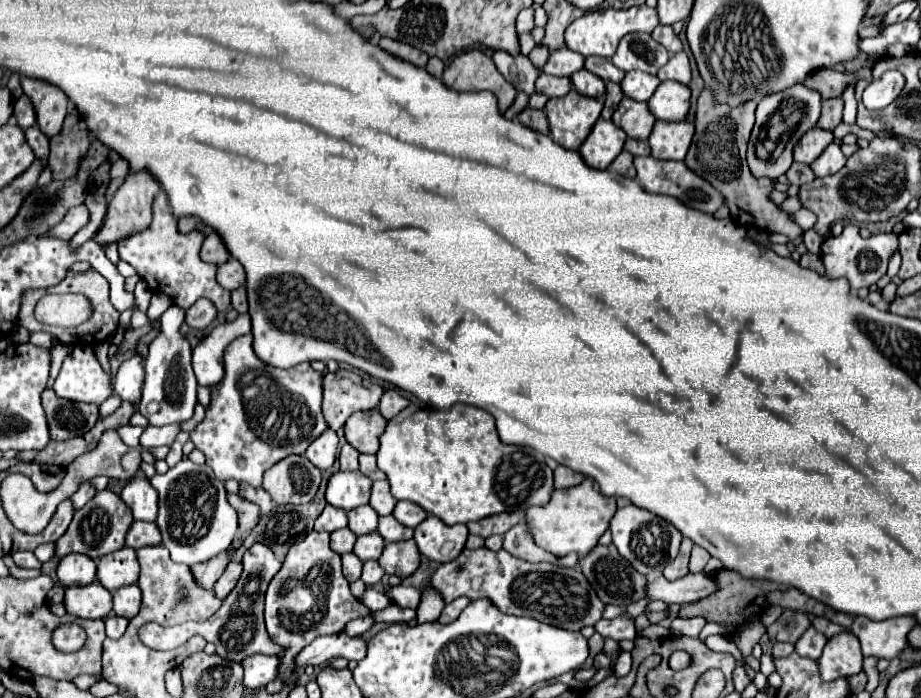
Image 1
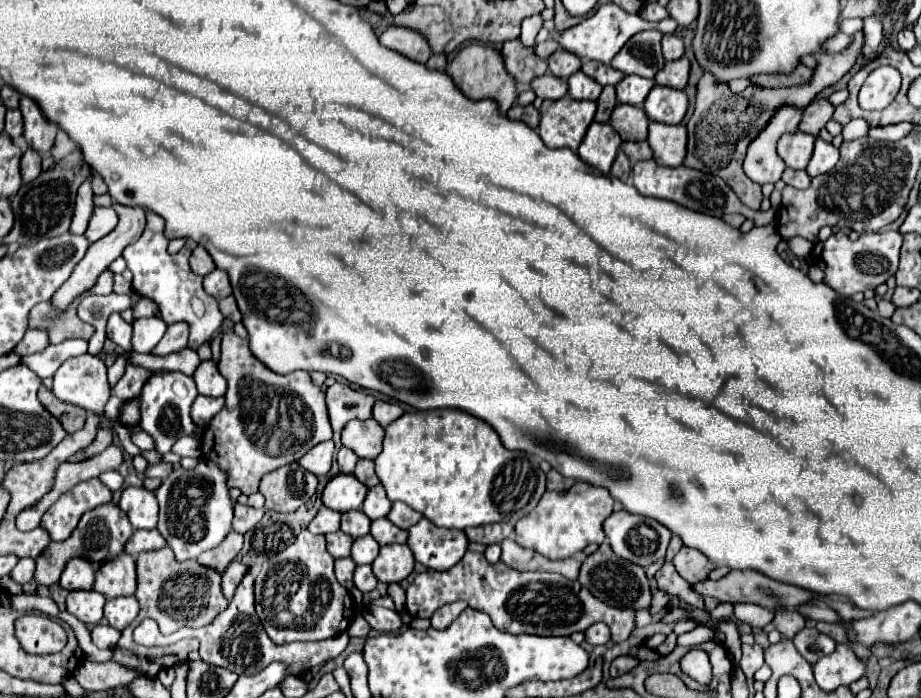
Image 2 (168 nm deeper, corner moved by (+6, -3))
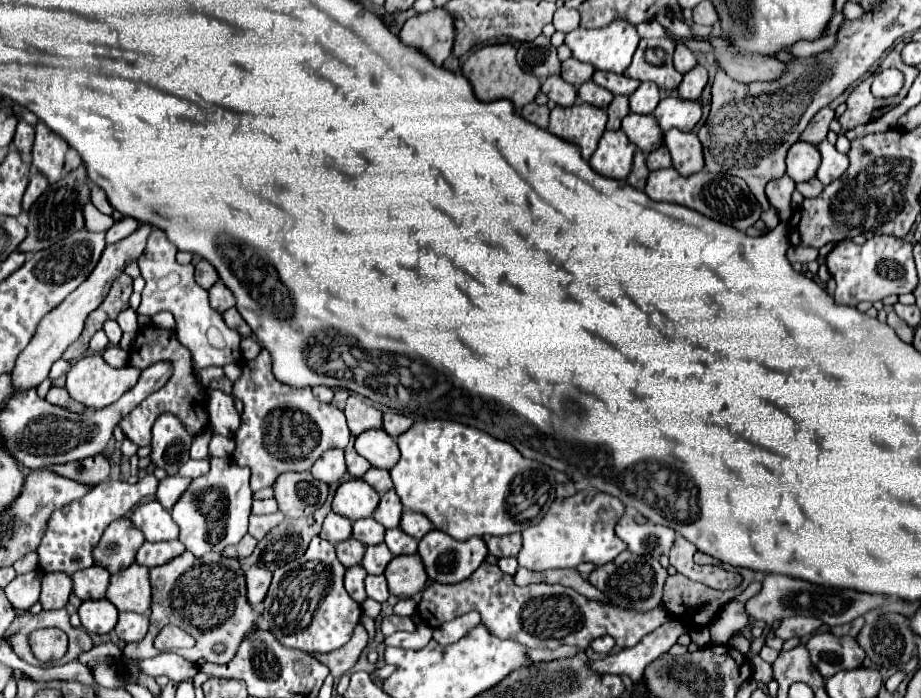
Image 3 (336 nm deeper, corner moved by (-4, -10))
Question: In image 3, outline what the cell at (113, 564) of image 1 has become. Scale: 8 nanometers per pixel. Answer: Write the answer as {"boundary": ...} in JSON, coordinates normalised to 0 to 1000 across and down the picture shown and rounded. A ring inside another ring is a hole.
{"boundary":[[[144,807],[142,812],[125,821],[116,844],[116,858],[129,875],[162,878],[162,867],[164,867],[162,815]]]}

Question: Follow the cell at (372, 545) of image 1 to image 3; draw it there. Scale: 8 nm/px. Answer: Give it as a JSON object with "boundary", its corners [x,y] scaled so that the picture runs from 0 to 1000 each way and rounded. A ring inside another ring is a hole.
{"boundary":[[[412,778],[412,781],[398,784],[392,809],[396,812],[398,821],[403,821],[403,824],[414,824],[425,801],[427,801],[427,795],[425,795],[425,789],[420,787],[420,781],[418,781],[418,778]]]}

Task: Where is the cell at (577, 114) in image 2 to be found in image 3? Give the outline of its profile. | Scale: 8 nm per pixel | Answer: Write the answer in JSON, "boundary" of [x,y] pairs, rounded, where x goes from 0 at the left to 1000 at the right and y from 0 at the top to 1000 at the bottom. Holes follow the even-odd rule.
{"boundary":[[[624,148],[620,153],[600,153],[596,188],[607,199],[622,205],[631,213],[631,225],[640,231],[650,196],[657,188],[659,162],[640,148]]]}

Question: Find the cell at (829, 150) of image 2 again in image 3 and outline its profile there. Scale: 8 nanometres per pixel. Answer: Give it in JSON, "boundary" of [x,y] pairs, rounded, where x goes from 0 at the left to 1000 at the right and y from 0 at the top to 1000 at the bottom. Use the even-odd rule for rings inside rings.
{"boundary":[[[891,202],[889,205],[889,216],[891,216],[891,239],[887,245],[887,256],[894,265],[900,265],[904,256],[911,256],[920,239],[922,239],[922,228],[917,219],[911,219],[907,213],[907,208],[902,208],[900,202]]]}

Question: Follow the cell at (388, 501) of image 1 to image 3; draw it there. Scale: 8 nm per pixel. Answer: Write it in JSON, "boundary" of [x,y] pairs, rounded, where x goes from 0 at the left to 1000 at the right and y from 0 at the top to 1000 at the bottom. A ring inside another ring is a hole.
{"boundary":[[[425,701],[425,703],[420,703],[420,706],[414,712],[414,721],[412,721],[412,726],[407,729],[405,744],[407,744],[409,749],[414,749],[418,758],[425,758],[425,755],[433,755],[435,738],[438,738],[438,723],[435,723],[431,706]]]}

